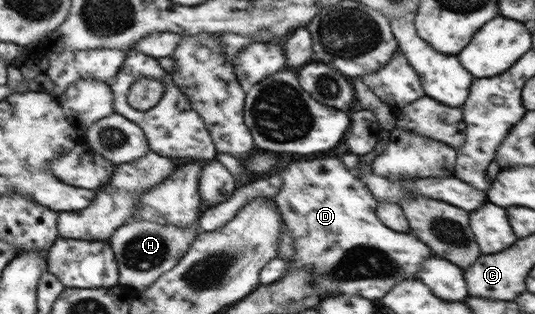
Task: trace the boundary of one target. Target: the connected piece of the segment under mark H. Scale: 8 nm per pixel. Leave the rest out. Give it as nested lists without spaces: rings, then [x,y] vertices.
[[[147,220],[123,224],[114,230],[107,242],[117,260],[118,282],[127,288],[146,289],[165,272],[174,268],[181,257],[189,251],[200,231],[196,226],[178,228],[177,226],[164,226]]]

